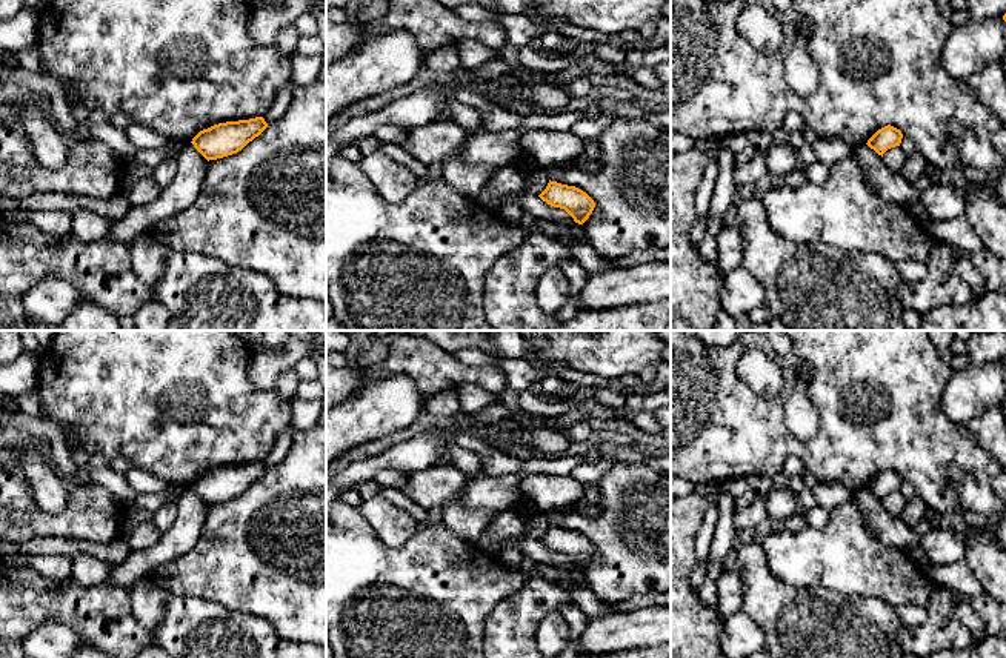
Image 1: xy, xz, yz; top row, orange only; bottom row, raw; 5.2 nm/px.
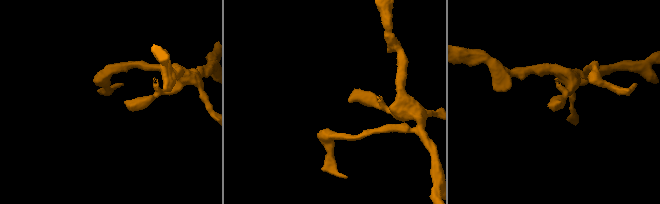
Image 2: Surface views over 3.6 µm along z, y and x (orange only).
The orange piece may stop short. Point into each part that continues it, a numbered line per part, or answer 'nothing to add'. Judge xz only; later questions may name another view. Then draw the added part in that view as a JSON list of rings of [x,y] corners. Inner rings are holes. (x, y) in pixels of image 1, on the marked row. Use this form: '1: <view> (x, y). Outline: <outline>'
nothing to add

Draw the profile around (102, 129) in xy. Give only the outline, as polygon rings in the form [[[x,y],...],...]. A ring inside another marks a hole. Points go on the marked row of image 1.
[[[92,117],[86,123],[92,138],[111,148],[112,154],[125,164],[135,163],[137,148],[128,140],[125,129],[114,126],[108,118]]]

